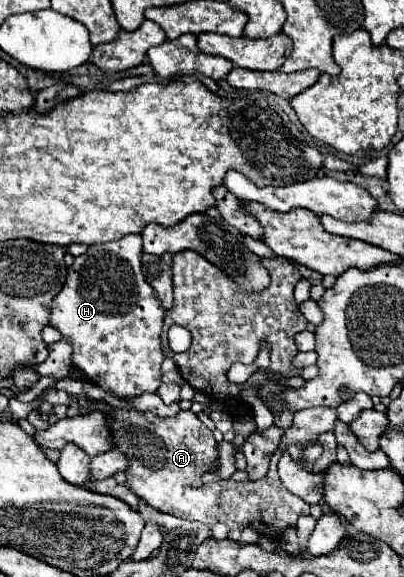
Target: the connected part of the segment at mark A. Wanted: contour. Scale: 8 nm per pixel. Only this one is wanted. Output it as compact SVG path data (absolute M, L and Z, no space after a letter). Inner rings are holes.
M99 399L91 401L89 411L101 411L107 419L107 429L113 437L113 445L125 453L129 467L125 469L129 489L137 493L147 505L171 513L177 517L203 521L207 525L225 523L229 529L233 527L253 527L257 533L267 537L279 537L285 527L295 525L301 513L309 513L309 505L301 501L301 497L293 497L277 475L277 461L279 455L287 449L289 443L297 443L305 447L307 443L317 441L315 437L323 431L333 431L337 421L337 411L331 407L315 407L297 411L293 425L285 431L281 445L271 459L269 473L259 481L233 481L221 479L221 483L205 485L201 477L205 473L215 473L219 469L219 453L217 441L213 433L199 421L193 411L179 411L175 417L159 417L153 411L139 413L137 409L119 409L111 407L109 403ZM309 437L309 439L307 439ZM269 525L269 527L267 527Z

